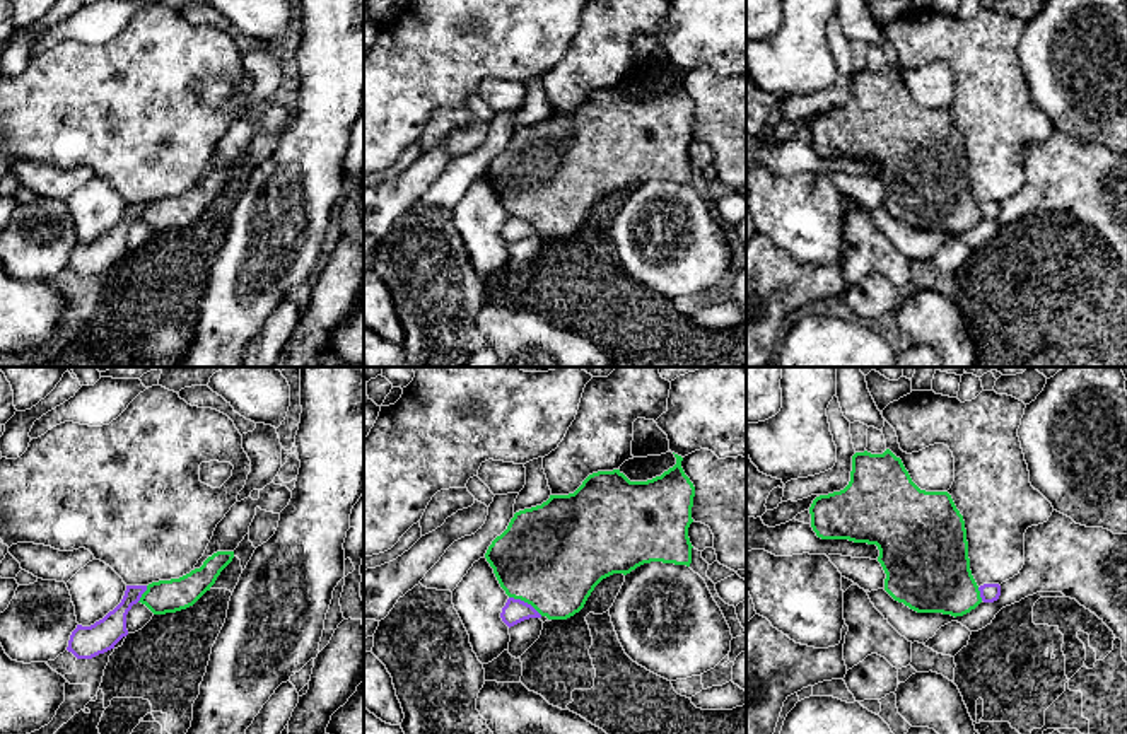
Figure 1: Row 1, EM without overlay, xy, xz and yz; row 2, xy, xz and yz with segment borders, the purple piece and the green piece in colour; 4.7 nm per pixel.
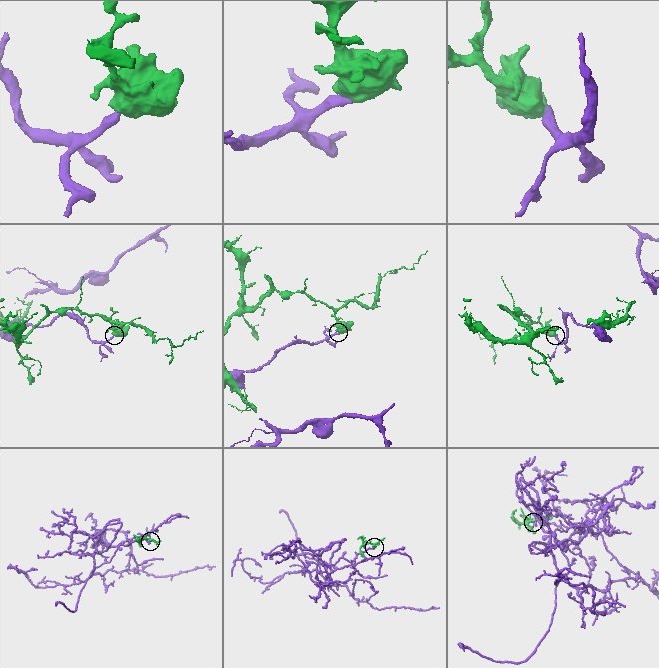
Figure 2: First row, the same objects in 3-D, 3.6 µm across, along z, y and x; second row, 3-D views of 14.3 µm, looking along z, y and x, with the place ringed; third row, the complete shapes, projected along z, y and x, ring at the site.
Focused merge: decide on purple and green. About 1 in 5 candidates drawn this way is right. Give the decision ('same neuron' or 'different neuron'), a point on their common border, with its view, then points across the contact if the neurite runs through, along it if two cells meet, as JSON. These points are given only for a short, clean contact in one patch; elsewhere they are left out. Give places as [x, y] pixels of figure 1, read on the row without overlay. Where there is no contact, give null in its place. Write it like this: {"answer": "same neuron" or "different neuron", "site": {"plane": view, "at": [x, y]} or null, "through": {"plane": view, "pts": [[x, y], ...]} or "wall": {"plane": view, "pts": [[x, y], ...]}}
{"answer": "different neuron", "site": {"plane": "xz", "at": [526, 221]}, "wall": {"plane": "xz", "pts": [[509, 214], [530, 221], [542, 233]]}}

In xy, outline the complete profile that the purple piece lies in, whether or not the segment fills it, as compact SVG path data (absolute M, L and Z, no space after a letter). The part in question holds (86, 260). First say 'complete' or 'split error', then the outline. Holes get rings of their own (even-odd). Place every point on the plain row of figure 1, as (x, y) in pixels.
complete | M126 203L121 220L102 237L91 244L77 242L70 253L67 268L77 277L92 277L114 266L114 263L128 253L126 232L145 208L147 203Z

